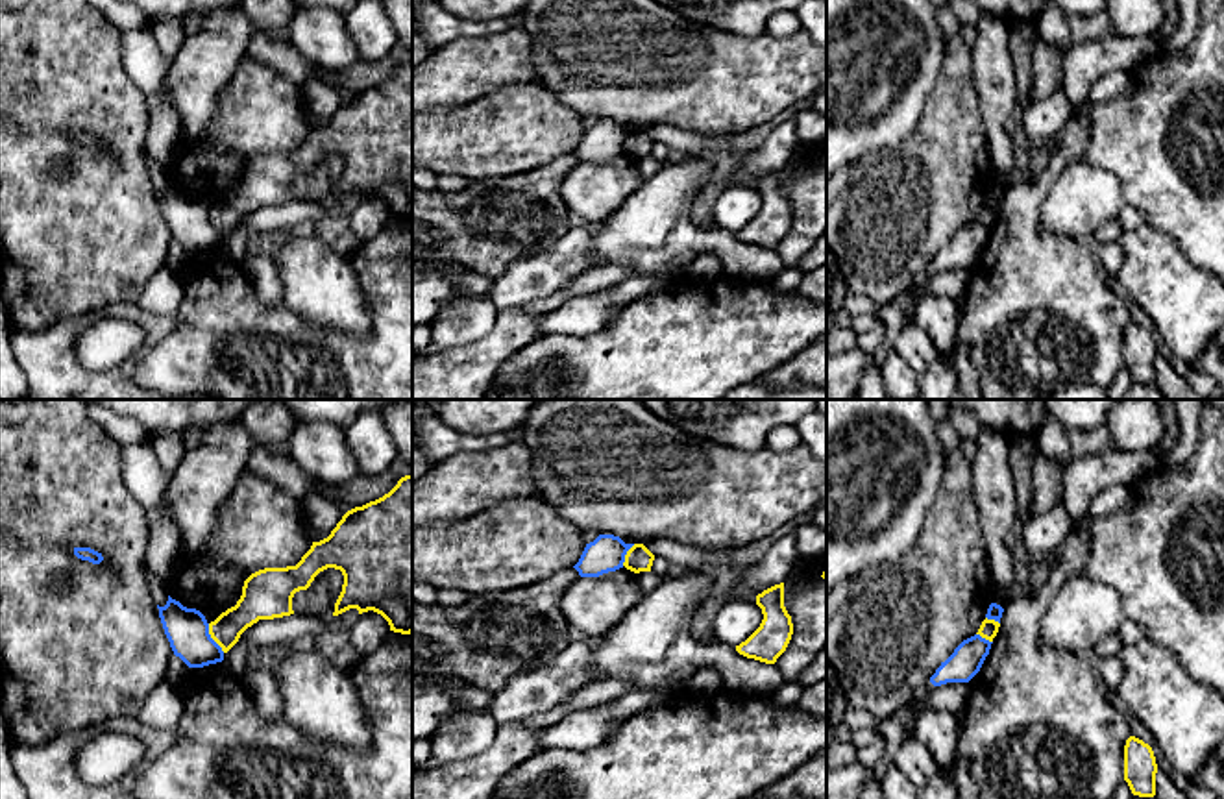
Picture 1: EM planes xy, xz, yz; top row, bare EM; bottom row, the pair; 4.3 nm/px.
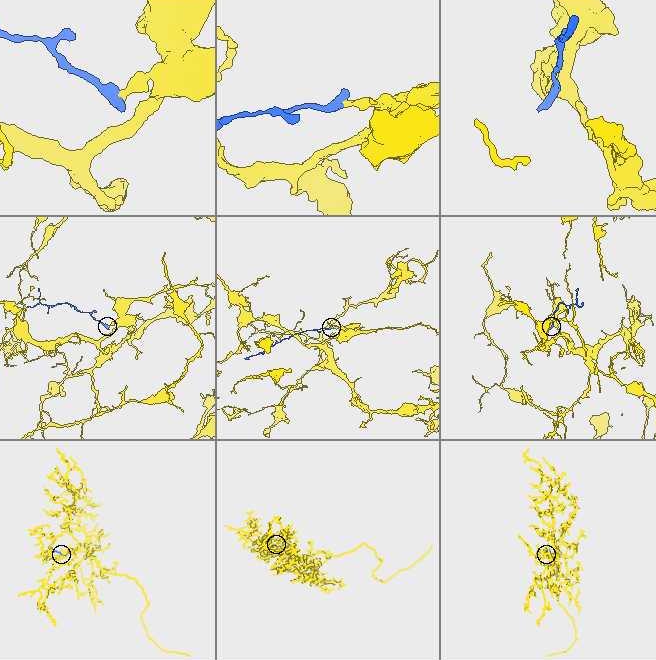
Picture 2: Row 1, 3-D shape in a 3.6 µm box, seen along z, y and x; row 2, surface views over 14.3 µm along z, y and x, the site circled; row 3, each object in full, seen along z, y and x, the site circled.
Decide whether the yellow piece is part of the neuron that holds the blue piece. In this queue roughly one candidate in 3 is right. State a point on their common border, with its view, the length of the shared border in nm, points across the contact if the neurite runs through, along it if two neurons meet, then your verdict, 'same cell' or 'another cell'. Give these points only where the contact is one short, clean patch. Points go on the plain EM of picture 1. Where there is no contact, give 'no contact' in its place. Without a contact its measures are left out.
xy (211, 224) | 150 nm | along xy (208, 209), (209, 222), (224, 237) | another cell

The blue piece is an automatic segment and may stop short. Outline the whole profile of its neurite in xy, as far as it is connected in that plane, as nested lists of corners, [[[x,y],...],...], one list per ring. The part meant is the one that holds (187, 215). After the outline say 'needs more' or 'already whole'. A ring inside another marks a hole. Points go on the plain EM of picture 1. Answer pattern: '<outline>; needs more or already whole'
[[[168,181],[159,203],[170,233],[189,253],[203,253],[224,246],[222,233],[211,224],[205,202]]]; already whole

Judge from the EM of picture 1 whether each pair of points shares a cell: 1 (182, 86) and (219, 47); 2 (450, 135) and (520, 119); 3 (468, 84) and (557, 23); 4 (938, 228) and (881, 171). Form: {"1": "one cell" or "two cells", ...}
{"1": "one cell", "2": "one cell", "3": "two cells", "4": "one cell"}

